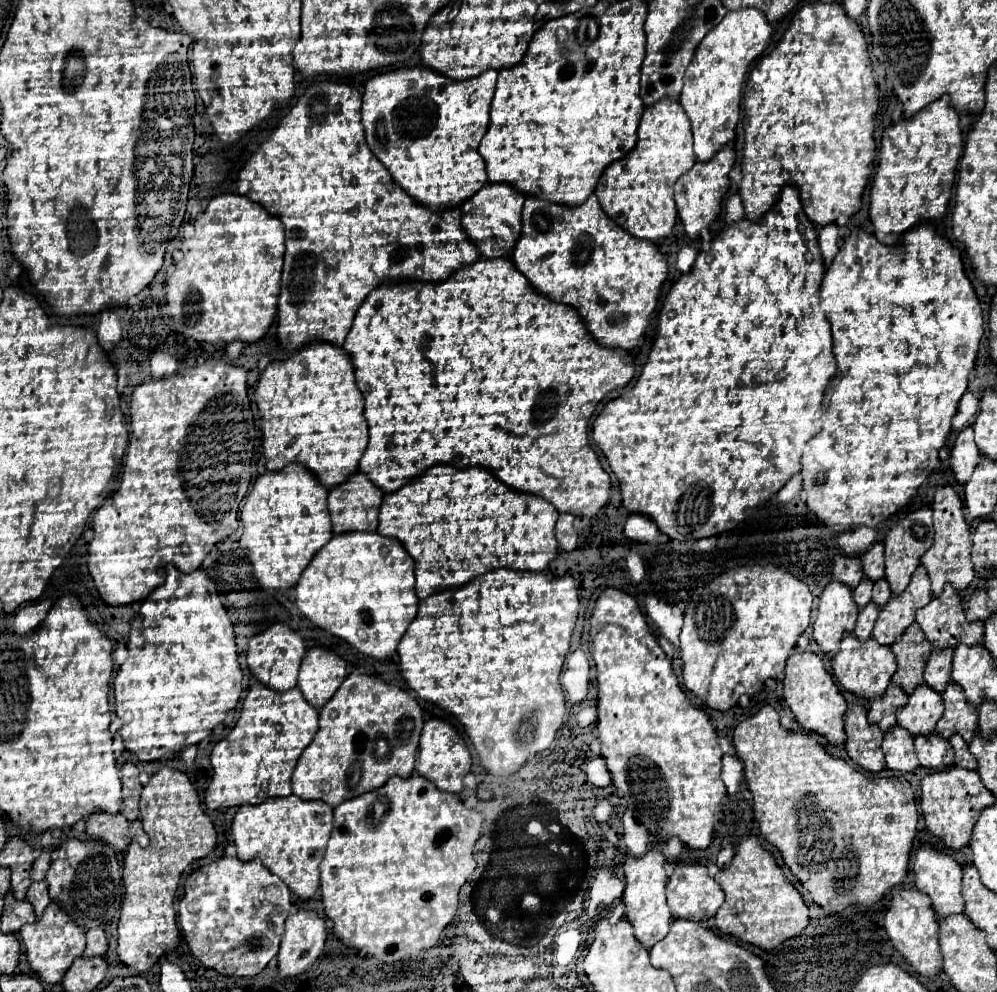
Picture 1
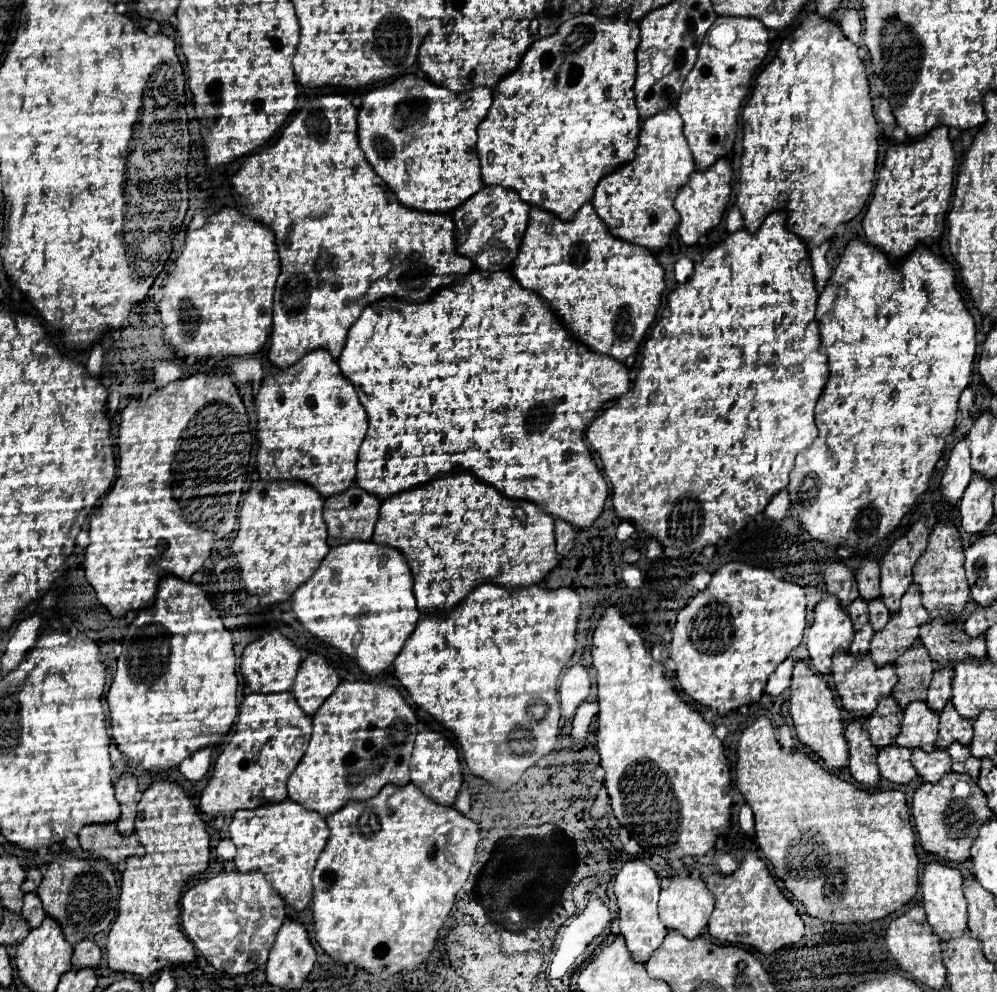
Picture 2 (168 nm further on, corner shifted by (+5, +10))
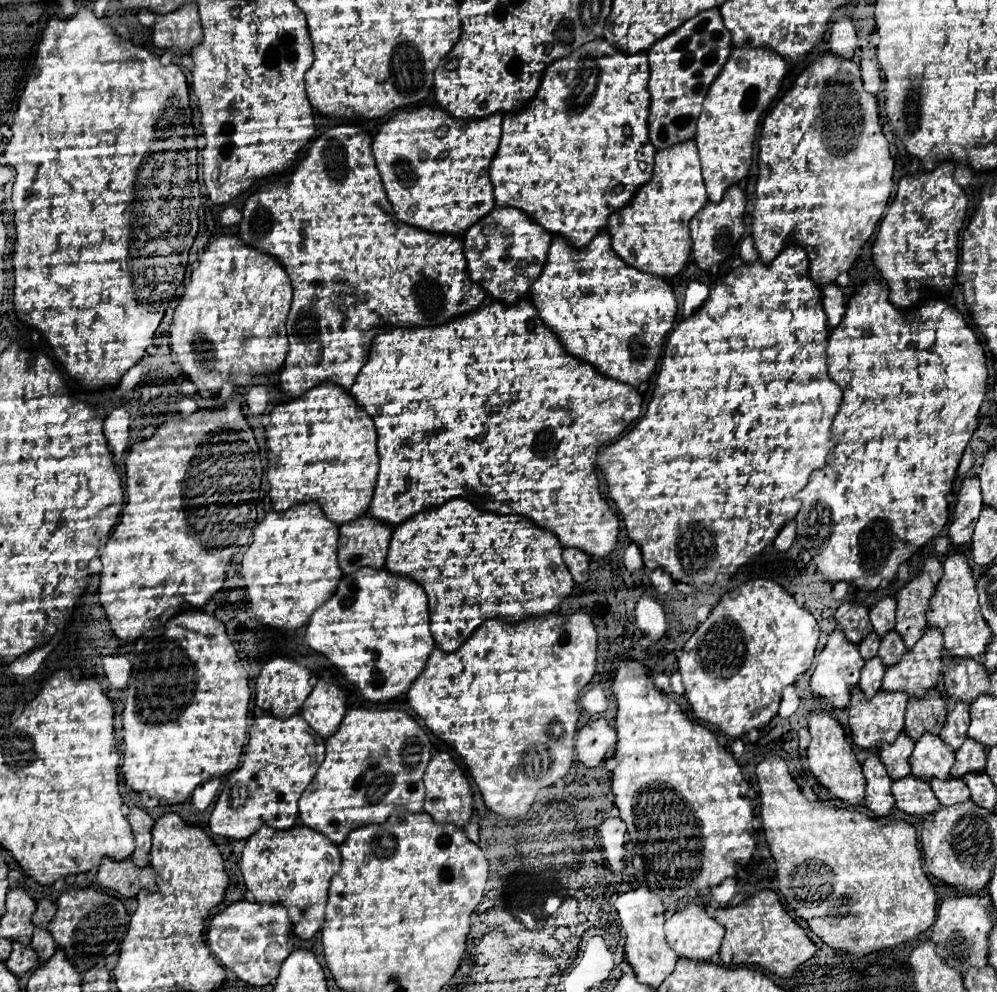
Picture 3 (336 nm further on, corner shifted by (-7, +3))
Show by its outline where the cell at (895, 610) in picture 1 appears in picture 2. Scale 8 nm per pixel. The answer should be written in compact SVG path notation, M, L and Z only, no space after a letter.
M913 582L903 594L899 612L891 614L885 628L873 634L869 654L875 660L875 664L883 666L895 662L897 656L901 656L919 638L919 626L927 620L929 616L921 604L919 588L915 588Z

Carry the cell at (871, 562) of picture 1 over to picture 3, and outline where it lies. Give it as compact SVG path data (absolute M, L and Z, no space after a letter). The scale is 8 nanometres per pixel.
M893 597L879 599L879 603L871 609L869 617L873 623L873 631L879 637L883 637L887 631L893 631L893 627L895 627L895 599Z

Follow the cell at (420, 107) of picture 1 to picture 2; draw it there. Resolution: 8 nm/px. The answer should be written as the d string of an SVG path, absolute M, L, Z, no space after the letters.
M405 74L393 82L377 84L363 94L359 108L359 146L373 170L397 194L401 204L421 212L451 212L483 186L481 166L475 150L477 126L491 108L491 88L479 86L473 92L453 94L449 88L435 86L427 78Z

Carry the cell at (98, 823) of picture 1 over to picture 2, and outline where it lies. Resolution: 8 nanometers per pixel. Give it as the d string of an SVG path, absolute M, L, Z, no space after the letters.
M115 822L87 824L79 832L81 848L93 852L95 858L105 858L111 864L119 864L129 856L143 856L145 848L139 844L137 834L119 834Z

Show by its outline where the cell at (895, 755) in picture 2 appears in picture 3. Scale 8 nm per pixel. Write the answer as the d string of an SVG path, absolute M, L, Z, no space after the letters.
M913 775L893 781L893 797L895 807L905 815L925 819L927 815L939 811L939 801L935 799L935 793L931 791L929 783Z

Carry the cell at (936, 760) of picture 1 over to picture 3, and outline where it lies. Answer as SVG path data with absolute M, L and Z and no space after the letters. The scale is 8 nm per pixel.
M931 779L929 783L931 783L931 789L933 789L935 797L945 807L957 805L957 803L965 803L969 799L969 789L967 789L963 779L947 779L947 781Z

